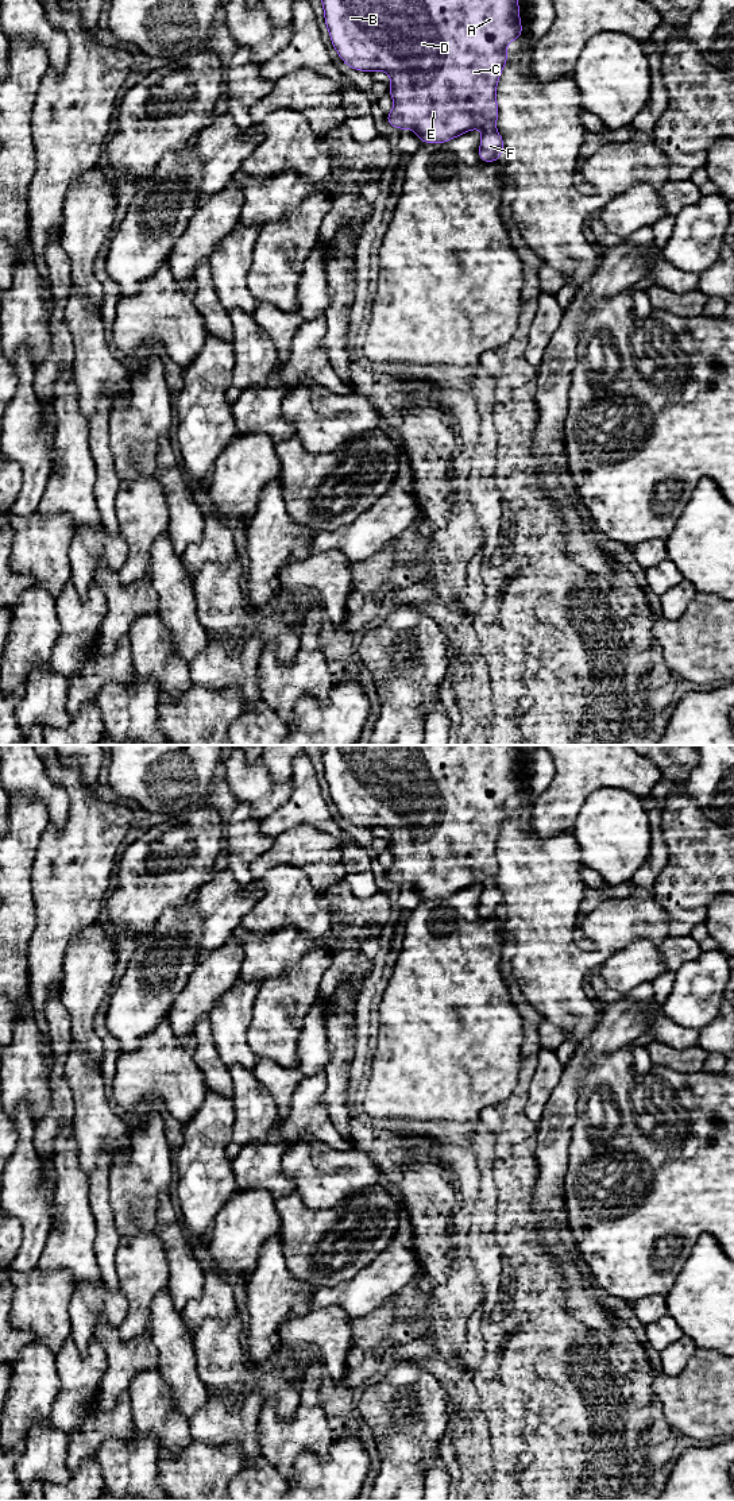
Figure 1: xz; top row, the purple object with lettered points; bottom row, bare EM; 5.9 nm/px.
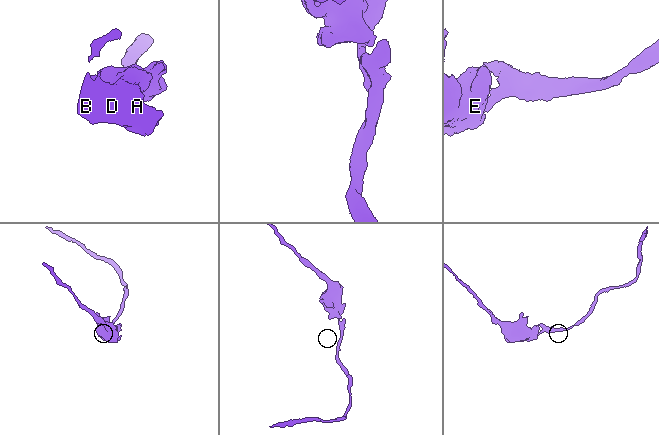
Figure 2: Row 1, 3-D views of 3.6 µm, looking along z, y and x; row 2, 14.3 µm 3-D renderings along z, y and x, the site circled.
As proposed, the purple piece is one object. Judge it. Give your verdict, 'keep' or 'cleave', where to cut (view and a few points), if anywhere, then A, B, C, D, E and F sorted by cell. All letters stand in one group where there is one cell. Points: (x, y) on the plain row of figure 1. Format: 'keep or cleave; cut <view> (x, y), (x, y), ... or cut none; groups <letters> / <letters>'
keep; cut none; groups A B C D E F

